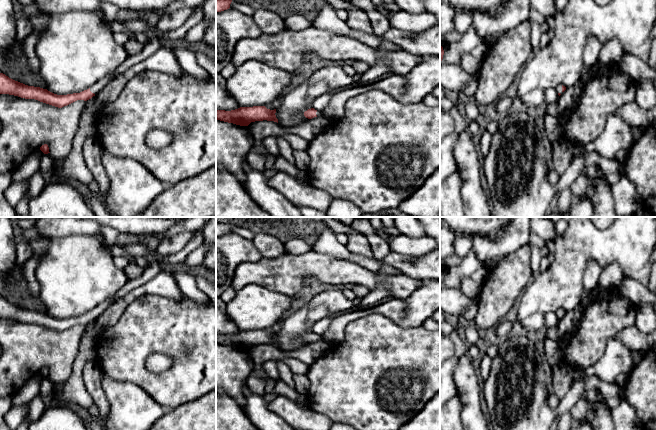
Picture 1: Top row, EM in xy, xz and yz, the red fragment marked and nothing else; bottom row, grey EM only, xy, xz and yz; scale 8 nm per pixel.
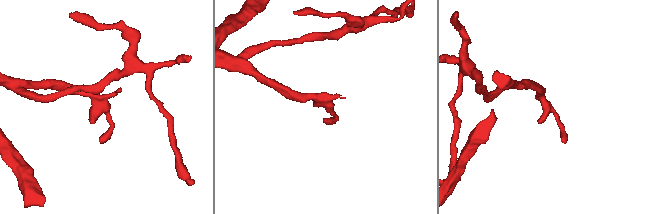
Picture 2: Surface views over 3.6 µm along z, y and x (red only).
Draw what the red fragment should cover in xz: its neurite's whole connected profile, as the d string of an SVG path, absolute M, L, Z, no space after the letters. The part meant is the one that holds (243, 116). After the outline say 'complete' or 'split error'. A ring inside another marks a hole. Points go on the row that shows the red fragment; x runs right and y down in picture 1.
M265 106L240 107L231 111L216 110L216 119L240 126L248 126L251 122L263 120L278 123L275 113L276 109L270 110Z; complete

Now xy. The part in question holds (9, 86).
M114 72L109 73L91 88L80 93L67 95L57 95L47 89L40 87L28 86L18 81L15 81L3 73L0 73L0 94L9 94L25 99L35 99L40 102L62 108L77 100L87 101L95 96L114 78Z; split error

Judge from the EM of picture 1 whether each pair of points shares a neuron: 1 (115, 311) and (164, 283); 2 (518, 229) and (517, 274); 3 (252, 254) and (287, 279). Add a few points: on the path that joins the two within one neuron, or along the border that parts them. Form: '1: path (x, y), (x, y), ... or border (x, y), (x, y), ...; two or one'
1: path (127, 299), (143, 289), (152, 287); one
2: border (528, 243), (502, 256); two
3: border (262, 257), (255, 261), (242, 262), (237, 267); two

